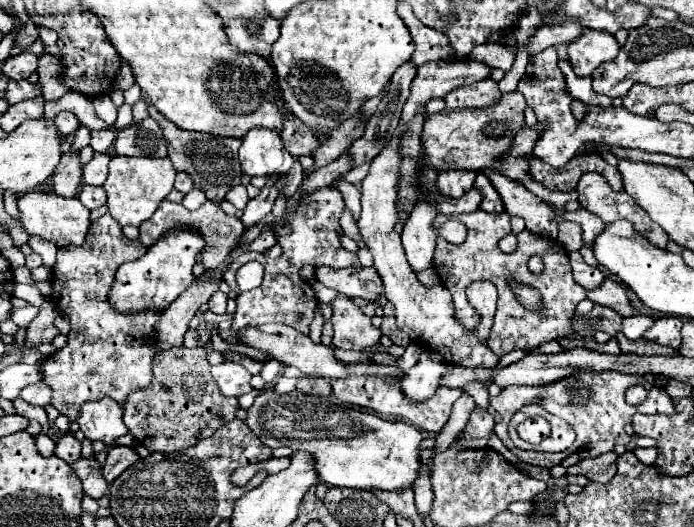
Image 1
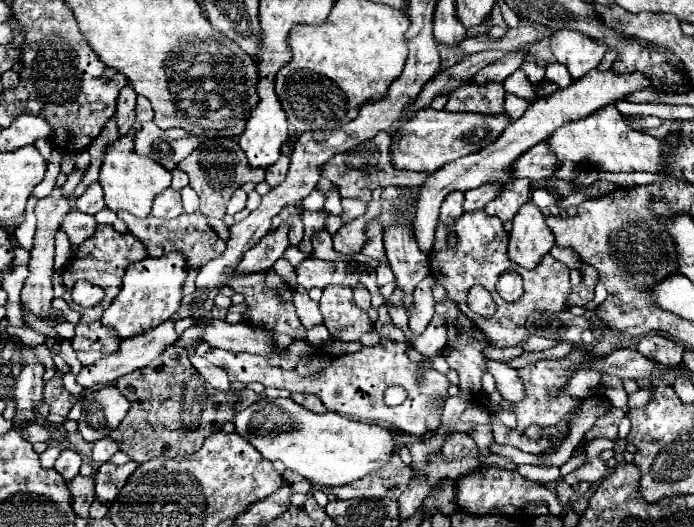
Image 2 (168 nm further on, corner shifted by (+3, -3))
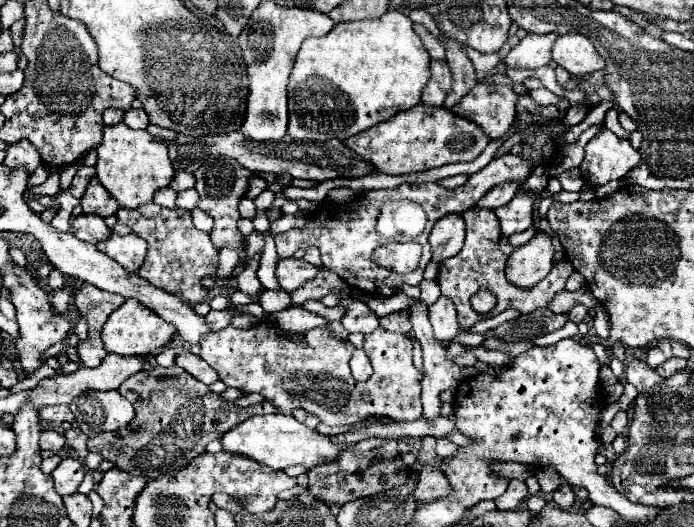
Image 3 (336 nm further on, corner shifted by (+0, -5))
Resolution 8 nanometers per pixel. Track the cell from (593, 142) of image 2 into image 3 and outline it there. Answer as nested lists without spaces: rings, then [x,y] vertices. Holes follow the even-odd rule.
[[[601,128],[601,132],[587,142],[585,158],[579,168],[587,184],[601,186],[609,180],[625,178],[635,166],[639,166],[639,162],[641,154],[629,144],[629,140]]]

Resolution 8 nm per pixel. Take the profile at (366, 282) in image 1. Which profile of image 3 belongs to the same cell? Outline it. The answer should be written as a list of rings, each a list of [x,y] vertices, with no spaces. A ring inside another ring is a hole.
[[[285,258],[285,260],[277,262],[277,280],[279,280],[281,288],[287,292],[293,292],[299,286],[307,284],[319,272],[321,272],[321,268],[317,268],[305,260],[297,260],[297,258]]]

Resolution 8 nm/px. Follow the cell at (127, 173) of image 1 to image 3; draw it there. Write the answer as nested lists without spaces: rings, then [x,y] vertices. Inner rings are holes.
[[[123,122],[117,126],[105,126],[103,142],[97,148],[97,154],[97,178],[121,208],[135,210],[151,202],[153,194],[161,188],[167,188],[175,174],[163,142],[153,140],[147,130],[129,130],[129,126]]]

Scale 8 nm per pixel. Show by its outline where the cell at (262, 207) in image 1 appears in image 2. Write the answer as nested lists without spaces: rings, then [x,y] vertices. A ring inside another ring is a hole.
[[[280,156],[278,164],[272,164],[270,168],[266,168],[266,182],[272,188],[282,184],[282,180],[286,178],[286,172],[288,172],[288,164],[290,164],[290,158],[288,156]]]

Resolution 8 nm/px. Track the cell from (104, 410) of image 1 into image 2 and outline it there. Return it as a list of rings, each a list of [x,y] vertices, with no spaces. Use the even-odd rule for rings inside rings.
[[[116,386],[88,390],[82,398],[82,416],[78,420],[78,430],[88,442],[102,440],[118,428],[128,410],[130,402],[118,392]]]

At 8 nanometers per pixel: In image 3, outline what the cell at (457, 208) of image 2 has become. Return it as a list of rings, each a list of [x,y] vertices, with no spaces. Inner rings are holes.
[[[445,214],[439,218],[439,222],[433,226],[429,244],[433,252],[433,262],[443,262],[445,258],[451,258],[451,254],[457,254],[465,240],[465,220],[461,214]]]

